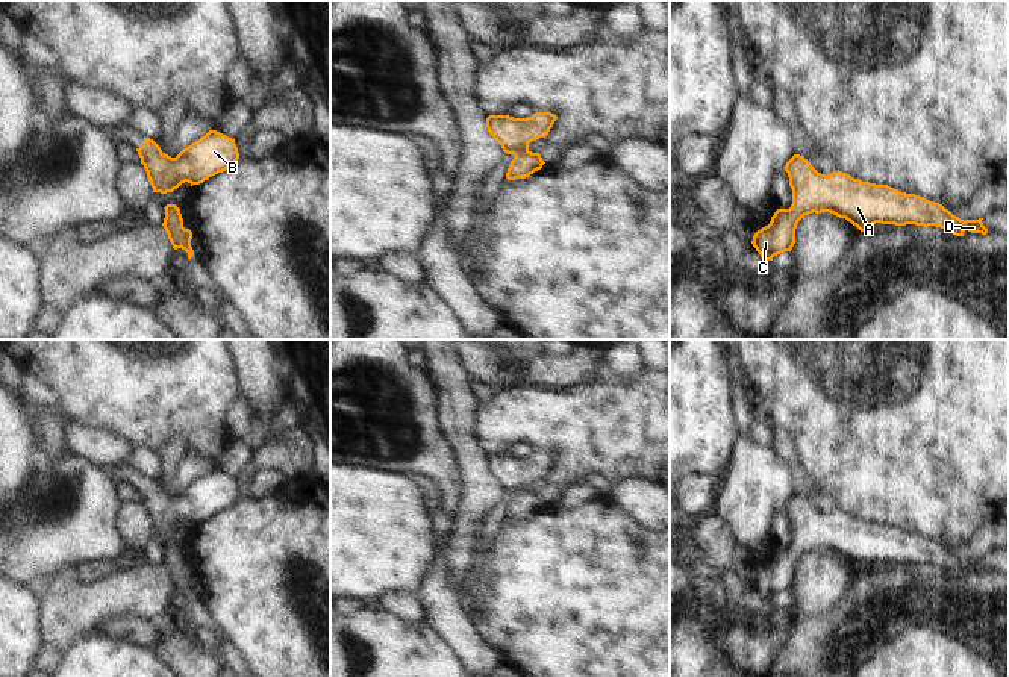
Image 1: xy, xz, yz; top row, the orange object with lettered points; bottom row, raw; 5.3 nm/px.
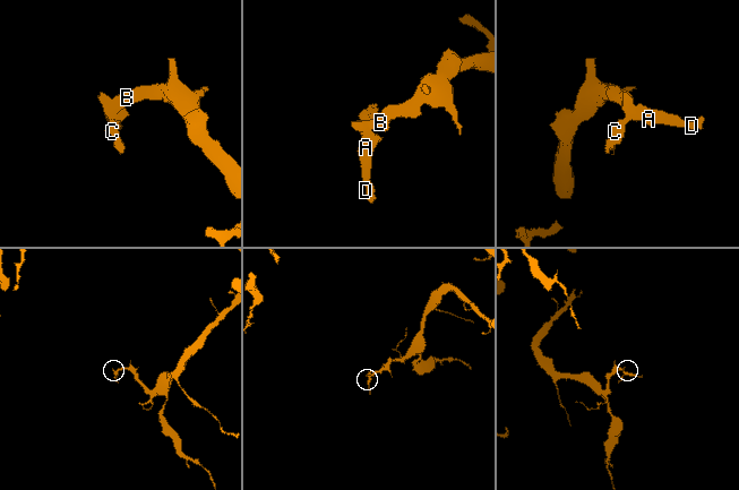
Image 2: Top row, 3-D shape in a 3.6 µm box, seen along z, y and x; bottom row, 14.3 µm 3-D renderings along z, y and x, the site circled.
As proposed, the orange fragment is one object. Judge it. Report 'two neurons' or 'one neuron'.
one neuron

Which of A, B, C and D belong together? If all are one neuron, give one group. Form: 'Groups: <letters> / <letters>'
Groups: A B C D.

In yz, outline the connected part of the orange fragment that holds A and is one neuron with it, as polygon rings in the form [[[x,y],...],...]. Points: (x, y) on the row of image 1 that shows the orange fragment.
[[[794,154],[785,165],[792,189],[789,209],[777,209],[768,226],[753,236],[753,247],[765,261],[791,251],[798,221],[812,212],[830,212],[845,218],[861,232],[876,223],[895,226],[936,226],[964,236],[964,232],[986,235],[982,220],[961,220],[942,204],[888,185],[862,182],[847,173],[818,173],[808,159]]]

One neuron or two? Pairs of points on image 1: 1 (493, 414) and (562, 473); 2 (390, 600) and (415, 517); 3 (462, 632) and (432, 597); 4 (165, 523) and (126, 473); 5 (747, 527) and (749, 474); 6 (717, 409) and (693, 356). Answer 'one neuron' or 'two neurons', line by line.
1: one neuron
2: two neurons
3: one neuron
4: one neuron
5: one neuron
6: one neuron

